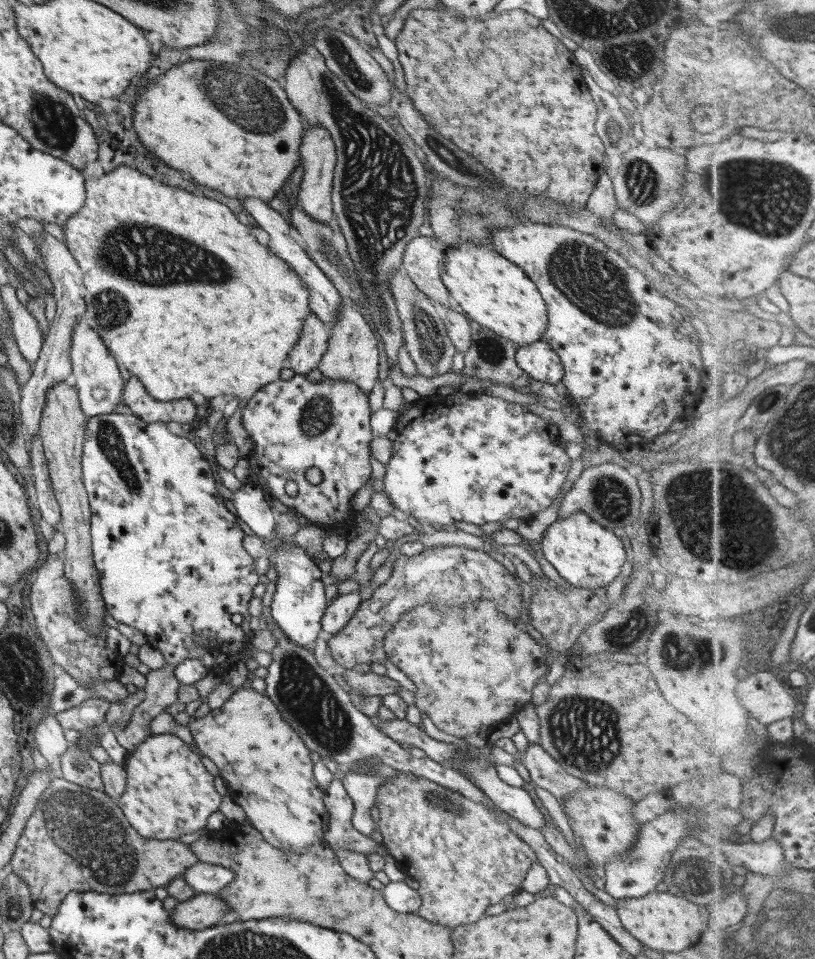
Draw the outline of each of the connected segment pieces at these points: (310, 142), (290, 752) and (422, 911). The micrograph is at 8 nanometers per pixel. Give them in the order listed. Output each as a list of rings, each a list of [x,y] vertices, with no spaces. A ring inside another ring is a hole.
[[[322,126],[305,128],[299,145],[300,165],[303,168],[302,180],[297,195],[297,206],[301,211],[317,222],[334,224],[332,215],[331,178],[335,166],[335,151],[330,135]]]
[[[247,681],[221,707],[195,719],[187,729],[199,752],[218,768],[229,798],[244,811],[245,819],[267,844],[303,854],[308,846],[323,842],[328,814],[321,802],[323,788],[313,775],[310,750],[279,717],[265,693],[254,692]]]
[[[397,775],[386,778],[386,782],[377,787],[373,806],[379,814],[377,823],[383,837],[381,844],[394,858],[398,869],[419,884],[416,890],[421,905],[415,914],[426,921],[450,929],[475,922],[492,904],[499,903],[503,896],[516,894],[531,863],[537,861],[531,847],[511,832],[507,823],[511,816],[501,811],[494,812],[493,804],[475,803],[455,791],[439,787],[439,784],[425,777],[410,779]]]

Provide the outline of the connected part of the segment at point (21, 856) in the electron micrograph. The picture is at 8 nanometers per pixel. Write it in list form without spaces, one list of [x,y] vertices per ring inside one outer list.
[[[52,776],[49,786],[36,804],[37,813],[28,816],[8,864],[19,880],[27,885],[32,908],[37,908],[42,914],[55,916],[58,904],[68,892],[87,891],[116,895],[165,887],[198,861],[195,853],[177,839],[143,838],[131,828],[116,800],[102,791],[85,789]]]

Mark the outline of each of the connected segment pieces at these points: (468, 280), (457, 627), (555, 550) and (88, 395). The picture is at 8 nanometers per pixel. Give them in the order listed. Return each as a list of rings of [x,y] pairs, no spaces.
[[[471,243],[443,248],[443,257],[441,280],[454,306],[465,314],[466,319],[516,346],[541,340],[547,325],[547,309],[538,288],[519,267],[491,248]]]
[[[490,600],[464,604],[426,602],[405,611],[386,632],[383,652],[415,686],[414,704],[443,733],[463,739],[496,728],[530,703],[531,690],[548,672],[549,658],[521,627],[501,614]]]
[[[582,512],[553,521],[540,540],[542,556],[553,566],[561,578],[577,588],[591,588],[603,591],[622,572],[625,562],[625,550],[619,534],[599,526]]]
[[[82,319],[74,326],[69,354],[72,368],[70,380],[75,387],[82,413],[86,417],[113,413],[120,402],[124,380],[99,335]]]

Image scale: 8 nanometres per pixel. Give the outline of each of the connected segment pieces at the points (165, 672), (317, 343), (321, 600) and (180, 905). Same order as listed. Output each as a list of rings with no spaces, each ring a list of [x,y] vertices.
[[[165,663],[160,670],[149,670],[145,675],[144,698],[133,708],[129,723],[115,734],[119,746],[133,752],[151,733],[149,723],[165,708],[176,702],[179,683],[174,676],[174,667]]]
[[[309,312],[303,321],[300,337],[288,356],[287,368],[291,368],[294,374],[300,374],[303,377],[313,368],[318,368],[319,361],[327,350],[330,333],[330,329]]]
[[[274,532],[268,539],[279,543],[271,552],[267,551],[272,555],[268,562],[272,562],[277,571],[277,579],[274,583],[275,592],[269,608],[270,617],[274,620],[277,629],[293,644],[305,649],[312,649],[317,632],[320,630],[320,618],[327,606],[325,603],[327,599],[323,594],[324,586],[319,579],[321,571],[315,560],[307,556],[298,544],[294,544],[289,539],[280,540],[280,538],[276,538]]]
[[[194,894],[186,901],[178,902],[169,912],[172,925],[181,930],[205,930],[226,920],[228,906],[223,899],[212,894]]]

